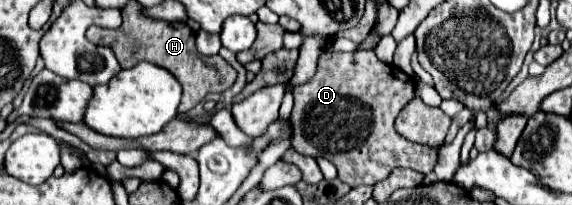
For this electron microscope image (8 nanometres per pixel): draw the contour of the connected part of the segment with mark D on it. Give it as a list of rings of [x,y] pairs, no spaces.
[[[324,51],[314,77],[292,87],[292,147],[302,155],[332,161],[338,169],[338,179],[350,187],[376,185],[396,167],[428,175],[436,165],[438,149],[404,141],[394,129],[396,115],[410,101],[410,87],[414,87],[414,79],[380,61],[374,51]]]

